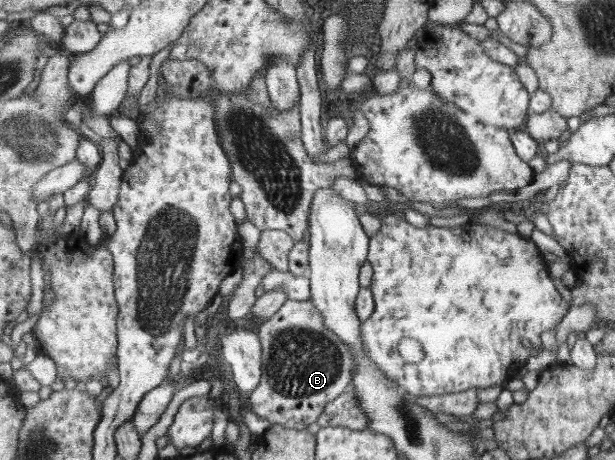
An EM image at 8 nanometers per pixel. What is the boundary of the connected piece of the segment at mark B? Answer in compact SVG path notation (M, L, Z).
M313 299L289 300L257 329L263 347L263 373L259 387L250 394L252 411L271 424L307 429L318 421L327 404L352 383L356 369L353 348L331 331Z

